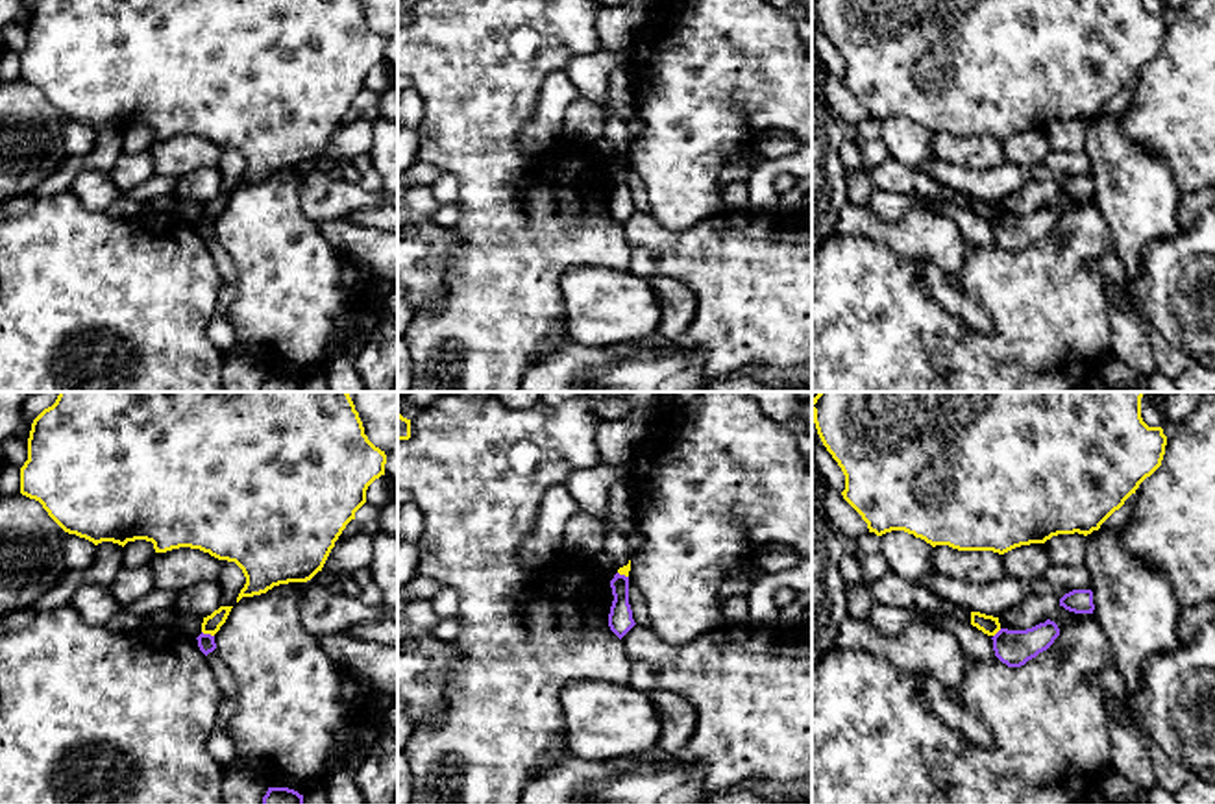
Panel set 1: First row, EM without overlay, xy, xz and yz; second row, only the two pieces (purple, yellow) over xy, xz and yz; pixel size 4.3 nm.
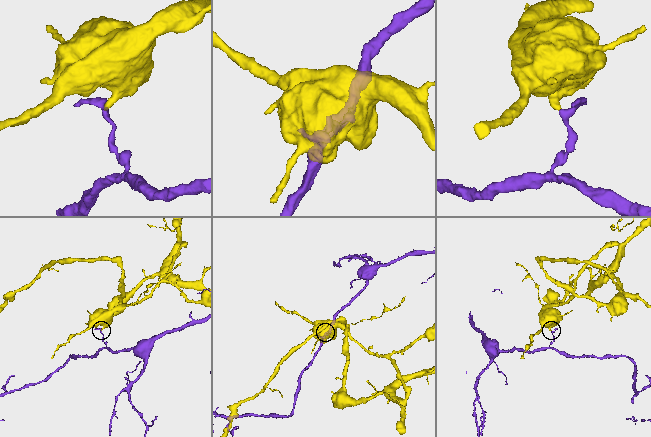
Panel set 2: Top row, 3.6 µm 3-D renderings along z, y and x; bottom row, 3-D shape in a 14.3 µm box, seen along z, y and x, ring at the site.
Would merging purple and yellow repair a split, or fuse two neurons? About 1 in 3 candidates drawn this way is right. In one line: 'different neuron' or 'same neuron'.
different neuron

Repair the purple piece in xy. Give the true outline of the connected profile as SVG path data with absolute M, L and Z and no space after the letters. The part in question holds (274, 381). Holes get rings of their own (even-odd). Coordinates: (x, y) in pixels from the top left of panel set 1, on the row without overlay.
M268 373L263 392L305 392L303 381L288 373Z

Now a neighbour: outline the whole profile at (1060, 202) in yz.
M1058 192L1058 194L1054 194L1054 198L1049 205L1054 207L1060 214L1060 220L1063 220L1071 211L1074 211L1086 203L1093 203L1093 200L1074 200L1074 198L1065 196L1063 192Z

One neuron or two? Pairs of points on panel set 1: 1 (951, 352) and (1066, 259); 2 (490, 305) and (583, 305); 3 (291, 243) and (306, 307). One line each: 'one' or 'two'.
1: one
2: two
3: one

